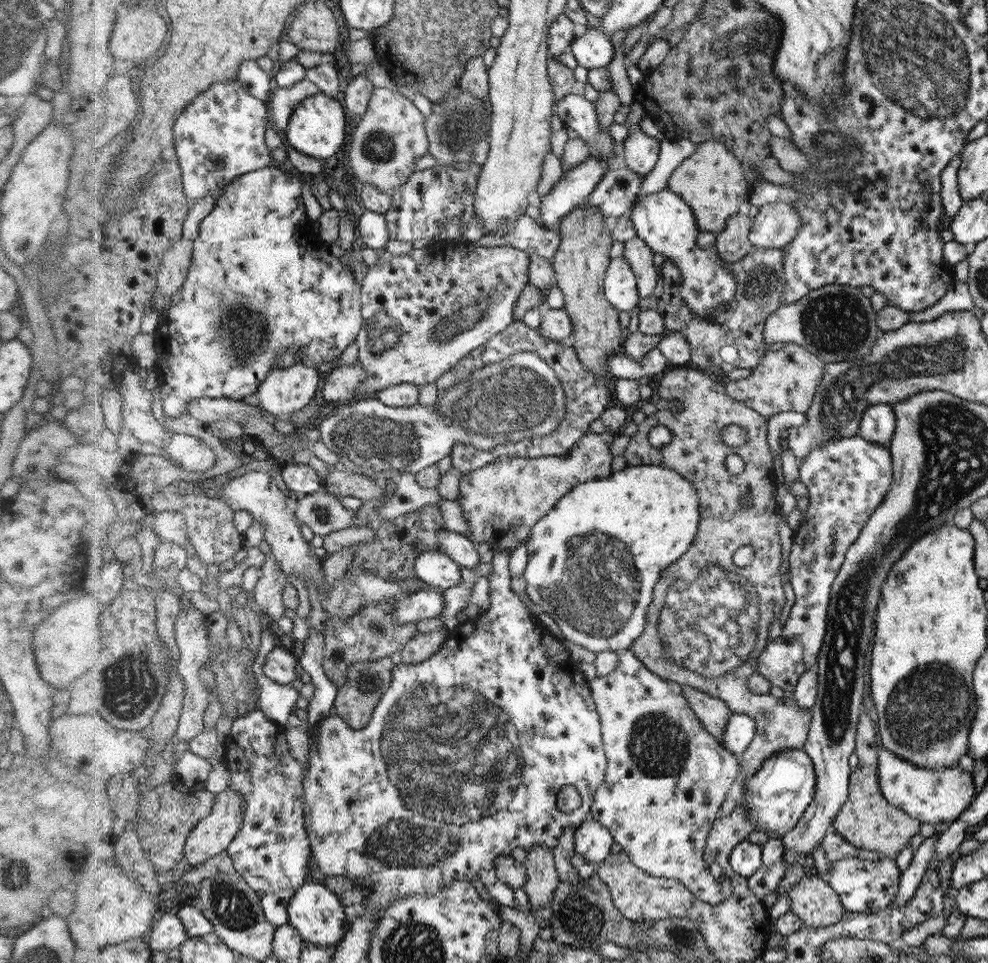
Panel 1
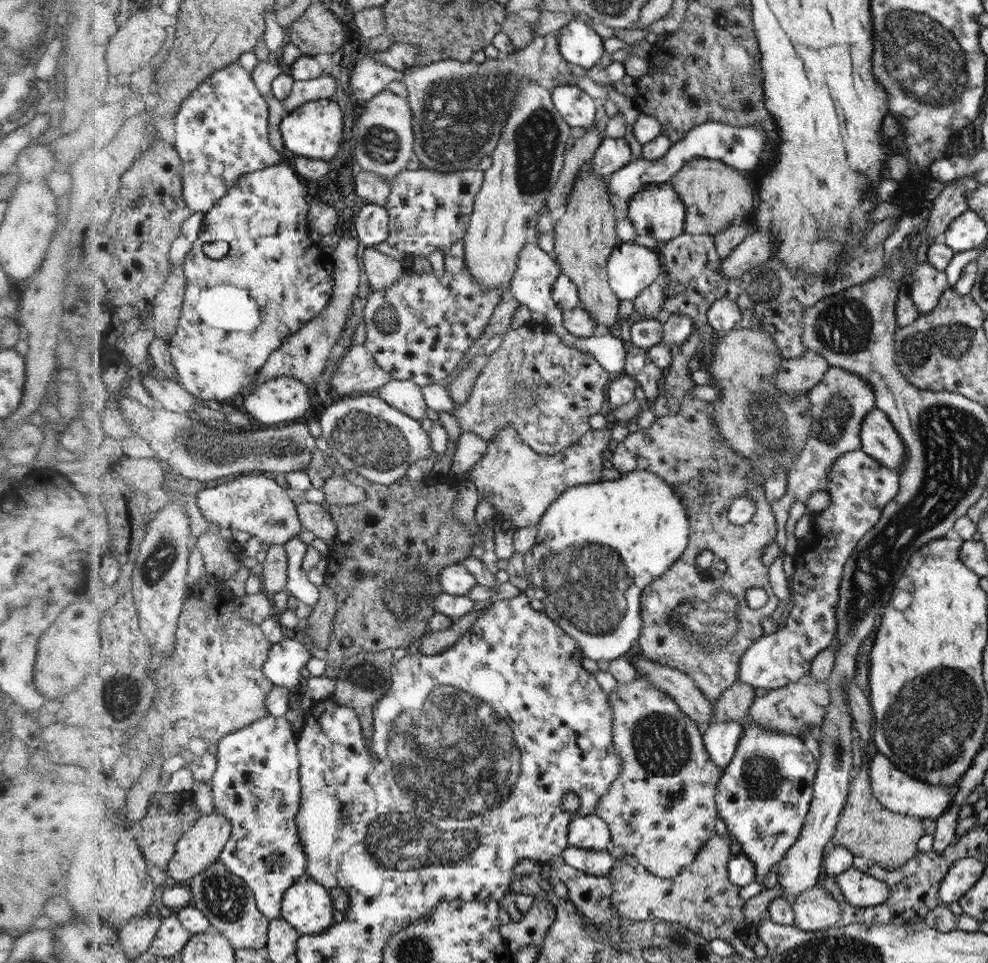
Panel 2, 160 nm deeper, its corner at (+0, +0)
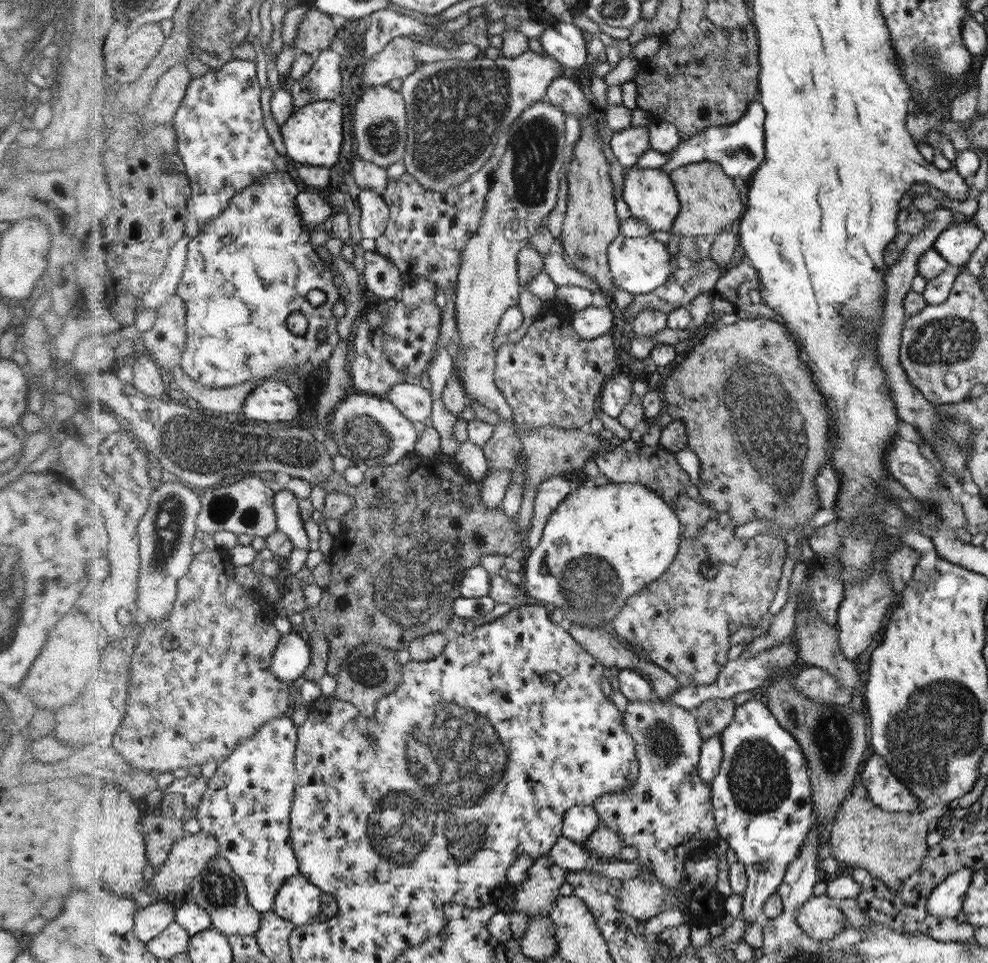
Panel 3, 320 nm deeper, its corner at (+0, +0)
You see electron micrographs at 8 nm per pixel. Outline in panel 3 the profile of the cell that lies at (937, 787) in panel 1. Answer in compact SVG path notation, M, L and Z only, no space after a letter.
M878 753L870 756L864 770L858 775L859 783L866 786L870 801L888 812L917 812L920 801L910 793L886 766L886 760Z

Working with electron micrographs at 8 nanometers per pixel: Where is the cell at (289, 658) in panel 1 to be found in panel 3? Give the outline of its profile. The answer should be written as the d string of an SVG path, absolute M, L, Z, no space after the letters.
M297 630L284 635L274 655L273 671L292 685L305 676L312 666L313 646L310 639L304 640Z

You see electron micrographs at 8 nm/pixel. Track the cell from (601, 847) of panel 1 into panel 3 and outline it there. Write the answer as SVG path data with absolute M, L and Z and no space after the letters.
M574 805L562 820L562 835L575 843L583 844L598 824L600 818L593 805Z

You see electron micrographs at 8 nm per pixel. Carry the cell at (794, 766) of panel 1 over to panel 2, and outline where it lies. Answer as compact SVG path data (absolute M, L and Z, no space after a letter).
M747 717L743 722L742 738L738 741L734 758L724 768L726 773L717 792L717 806L722 820L728 827L732 839L740 842L741 852L753 861L756 868L756 882L764 882L764 877L789 852L789 848L798 841L804 828L806 816L812 806L812 780L816 776L816 758L808 751L804 740L790 733L760 729L759 724Z

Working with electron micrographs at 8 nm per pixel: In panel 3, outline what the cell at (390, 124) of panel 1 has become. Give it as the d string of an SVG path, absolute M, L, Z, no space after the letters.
M388 84L365 89L354 106L353 123L360 158L387 168L404 159L408 139L408 112L400 92L392 90Z

